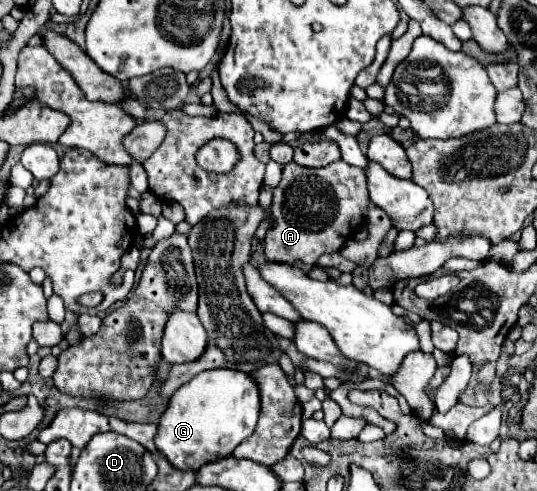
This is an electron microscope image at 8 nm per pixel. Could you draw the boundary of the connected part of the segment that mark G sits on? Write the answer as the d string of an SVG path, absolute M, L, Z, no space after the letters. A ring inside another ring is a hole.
M207 370L197 374L193 380L189 380L187 384L183 384L179 390L173 392L167 410L161 414L157 424L155 446L177 470L197 472L203 464L231 456L233 448L239 446L243 440L247 440L247 436L251 436L251 432L255 430L257 416L259 416L259 390L255 388L255 382L251 382L249 374L235 370Z

